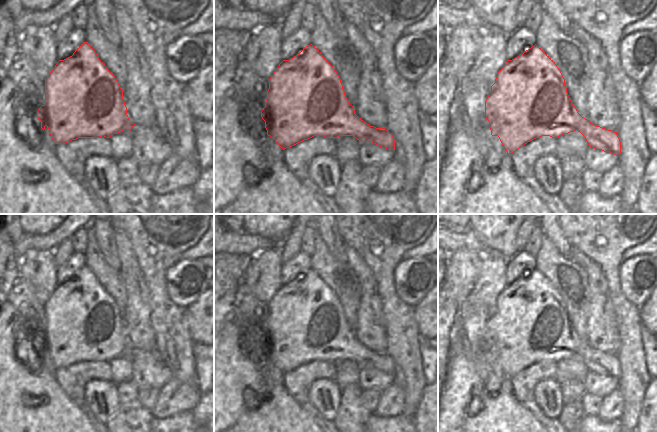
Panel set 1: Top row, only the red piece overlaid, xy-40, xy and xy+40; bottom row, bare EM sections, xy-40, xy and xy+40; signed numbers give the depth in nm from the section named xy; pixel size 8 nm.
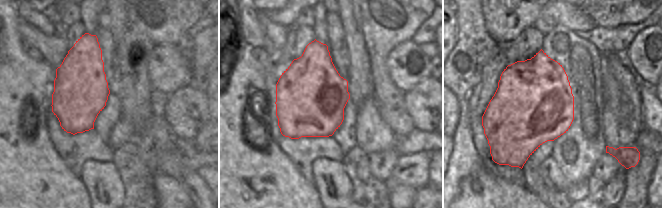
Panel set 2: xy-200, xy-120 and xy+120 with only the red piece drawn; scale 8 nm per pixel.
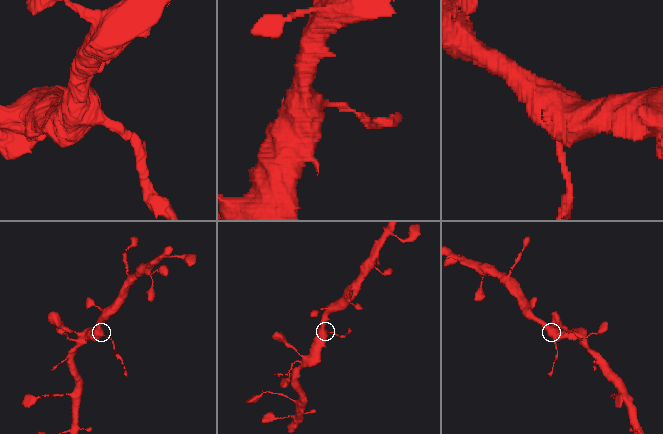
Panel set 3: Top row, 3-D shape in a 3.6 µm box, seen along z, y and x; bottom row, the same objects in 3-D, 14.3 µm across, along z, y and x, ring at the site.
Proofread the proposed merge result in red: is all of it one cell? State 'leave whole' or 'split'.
split

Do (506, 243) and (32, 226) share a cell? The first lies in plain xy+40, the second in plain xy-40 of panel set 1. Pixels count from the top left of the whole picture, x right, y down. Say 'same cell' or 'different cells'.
same cell

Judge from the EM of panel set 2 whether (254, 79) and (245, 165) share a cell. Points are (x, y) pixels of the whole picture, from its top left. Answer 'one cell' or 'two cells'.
one cell

